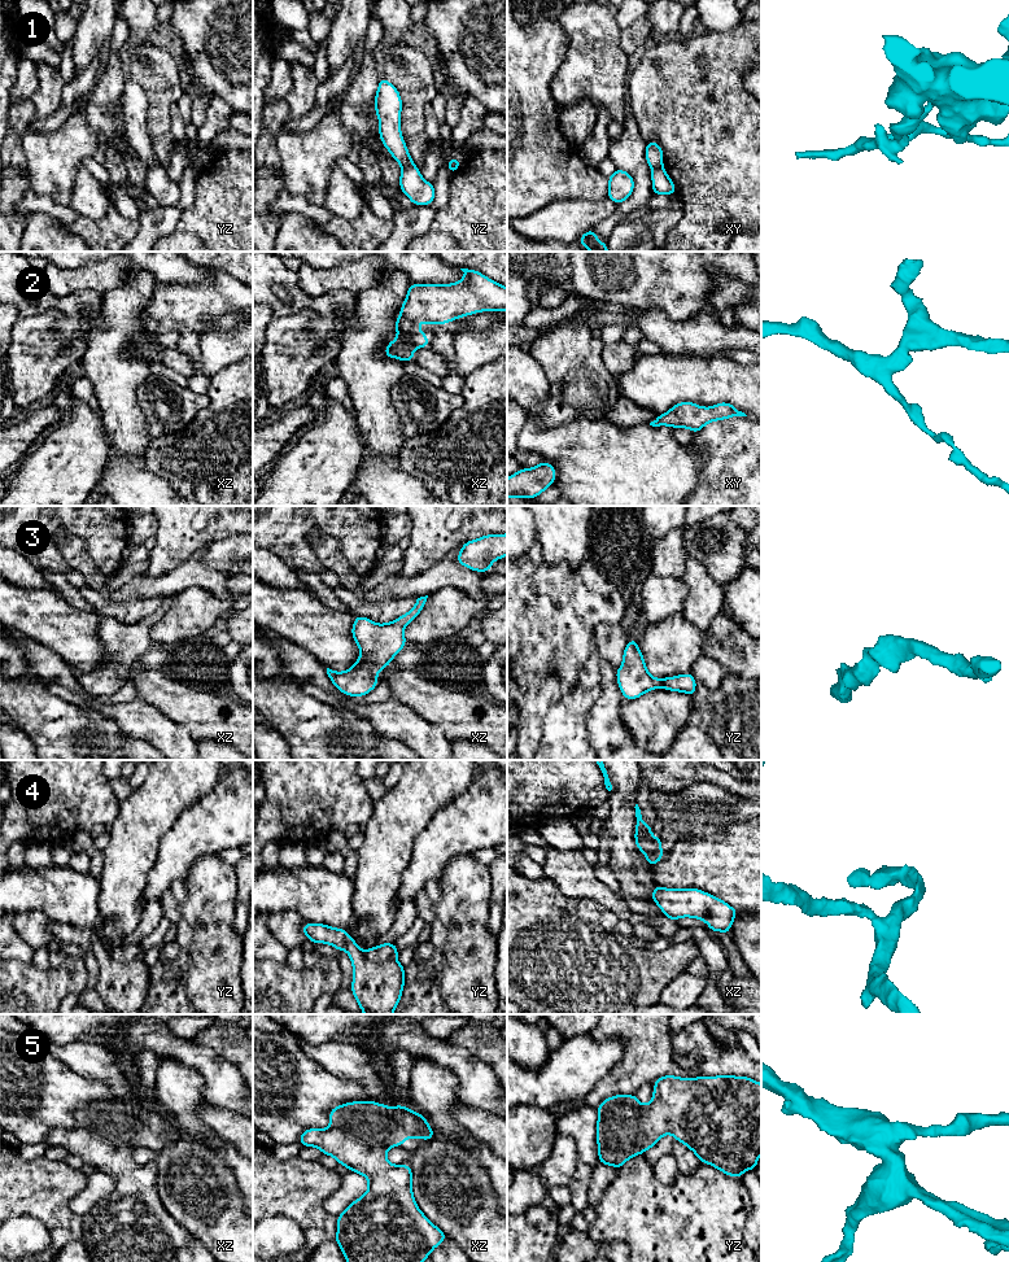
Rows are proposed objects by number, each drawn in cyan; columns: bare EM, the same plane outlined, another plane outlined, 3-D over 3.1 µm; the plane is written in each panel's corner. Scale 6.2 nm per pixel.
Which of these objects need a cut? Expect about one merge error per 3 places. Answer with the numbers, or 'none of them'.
1

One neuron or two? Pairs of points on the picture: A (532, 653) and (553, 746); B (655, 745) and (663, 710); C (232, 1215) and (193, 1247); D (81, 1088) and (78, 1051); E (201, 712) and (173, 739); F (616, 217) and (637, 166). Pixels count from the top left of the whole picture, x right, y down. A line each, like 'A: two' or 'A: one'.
A: two
B: one
C: two
D: two
E: two
F: one

